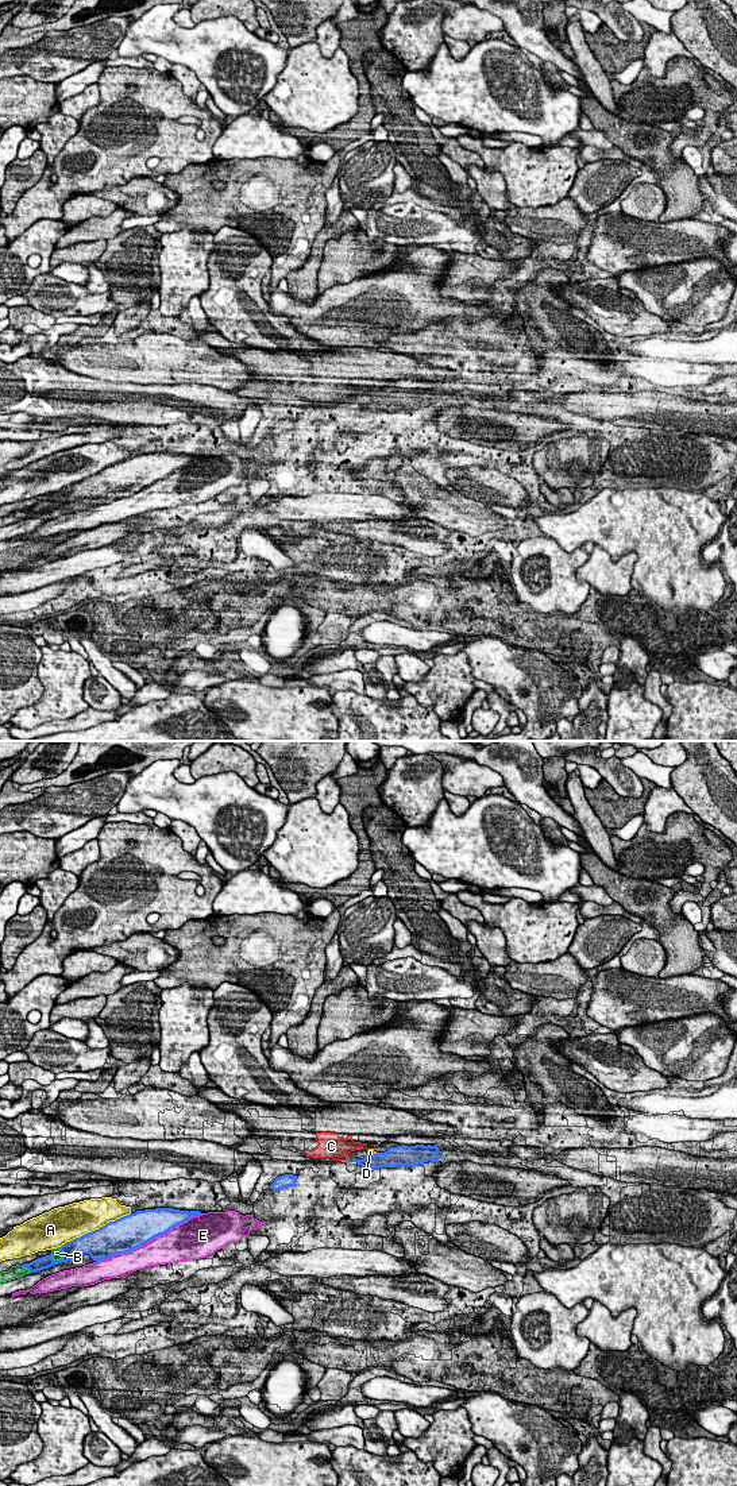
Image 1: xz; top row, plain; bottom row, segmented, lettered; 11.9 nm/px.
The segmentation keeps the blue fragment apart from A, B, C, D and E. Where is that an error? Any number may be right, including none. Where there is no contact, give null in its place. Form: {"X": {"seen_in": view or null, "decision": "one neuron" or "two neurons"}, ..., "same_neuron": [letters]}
{"A": {"seen_in": "xz", "decision": "two neurons"}, "B": {"seen_in": "xz", "decision": "two neurons"}, "C": {"seen_in": "xz", "decision": "two neurons"}, "D": {"seen_in": "xz", "decision": "two neurons"}, "E": {"seen_in": "xz", "decision": "two neurons"}, "same_neuron": []}

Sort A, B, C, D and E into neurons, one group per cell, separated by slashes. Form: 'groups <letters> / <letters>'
groups A / B / C D / E

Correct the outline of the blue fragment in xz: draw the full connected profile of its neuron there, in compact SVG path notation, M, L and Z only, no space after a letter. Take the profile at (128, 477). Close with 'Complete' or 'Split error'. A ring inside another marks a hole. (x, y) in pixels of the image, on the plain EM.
M173 452L136 455L66 486L58 491L62 495L59 505L54 505L50 498L22 510L30 514L27 518L31 518L84 498L89 498L93 505L109 503L117 498L130 497L200 459L202 459L200 455L189 456Z. Complete

